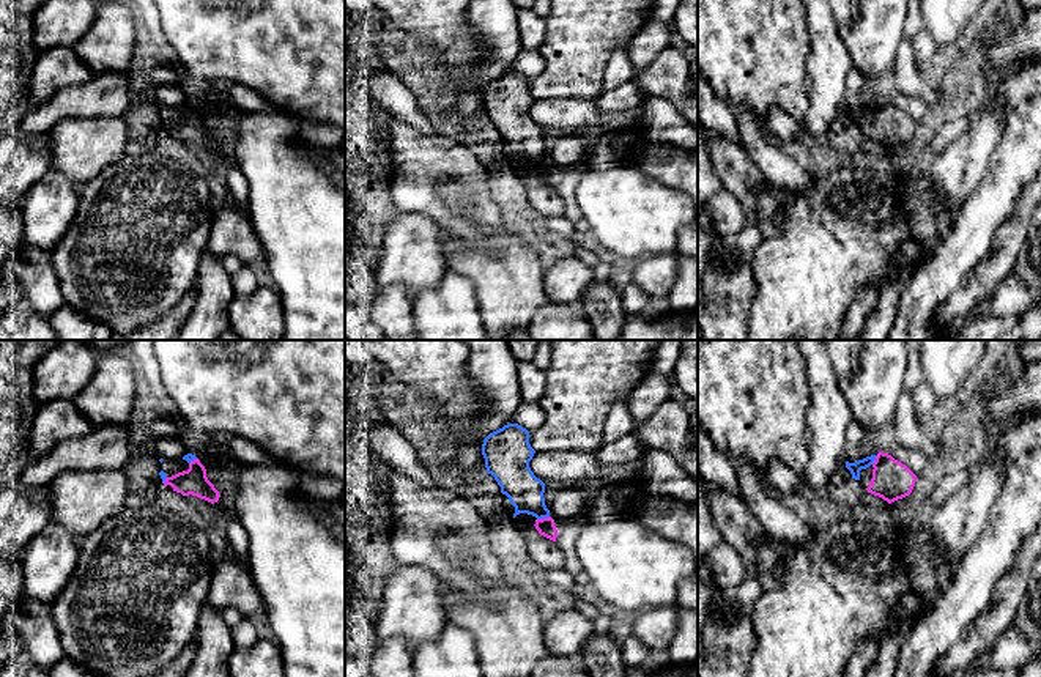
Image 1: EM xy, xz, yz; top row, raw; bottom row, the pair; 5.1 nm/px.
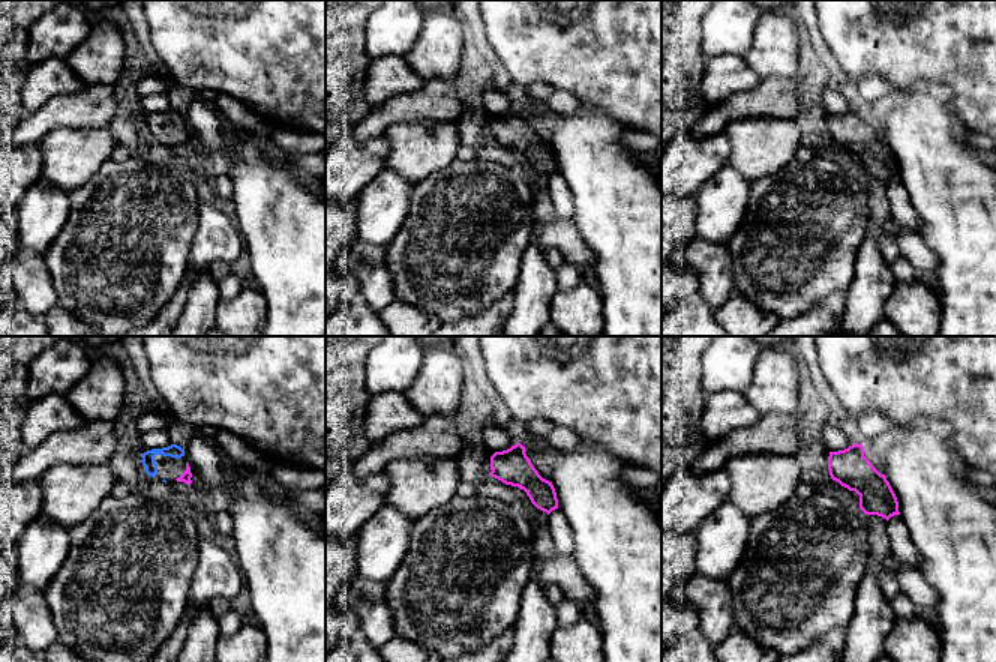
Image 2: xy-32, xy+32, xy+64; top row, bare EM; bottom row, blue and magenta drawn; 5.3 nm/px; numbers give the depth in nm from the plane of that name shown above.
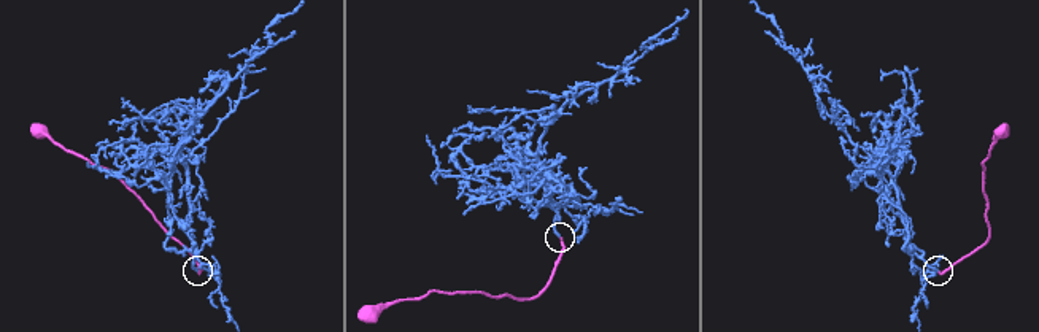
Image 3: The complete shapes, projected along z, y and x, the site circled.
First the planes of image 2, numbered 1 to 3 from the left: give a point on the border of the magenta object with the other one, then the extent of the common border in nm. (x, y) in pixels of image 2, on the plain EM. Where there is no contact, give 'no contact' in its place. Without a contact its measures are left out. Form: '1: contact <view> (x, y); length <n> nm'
1: no contact
2: no contact
3: no contact

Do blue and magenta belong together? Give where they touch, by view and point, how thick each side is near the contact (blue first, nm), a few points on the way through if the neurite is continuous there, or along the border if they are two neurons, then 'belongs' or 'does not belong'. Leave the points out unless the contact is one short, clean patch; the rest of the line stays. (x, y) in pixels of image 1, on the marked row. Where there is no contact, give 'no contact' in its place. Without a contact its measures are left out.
contact xz (542, 517); calibres 190 and 90 nm; belongs

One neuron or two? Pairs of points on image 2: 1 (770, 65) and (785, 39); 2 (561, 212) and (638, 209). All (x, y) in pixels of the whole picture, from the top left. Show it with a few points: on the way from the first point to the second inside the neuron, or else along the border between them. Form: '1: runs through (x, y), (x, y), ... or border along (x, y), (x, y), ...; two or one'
1: runs through (770, 59), (779, 45); one
2: border along (566, 185), (572, 194), (573, 219); two

